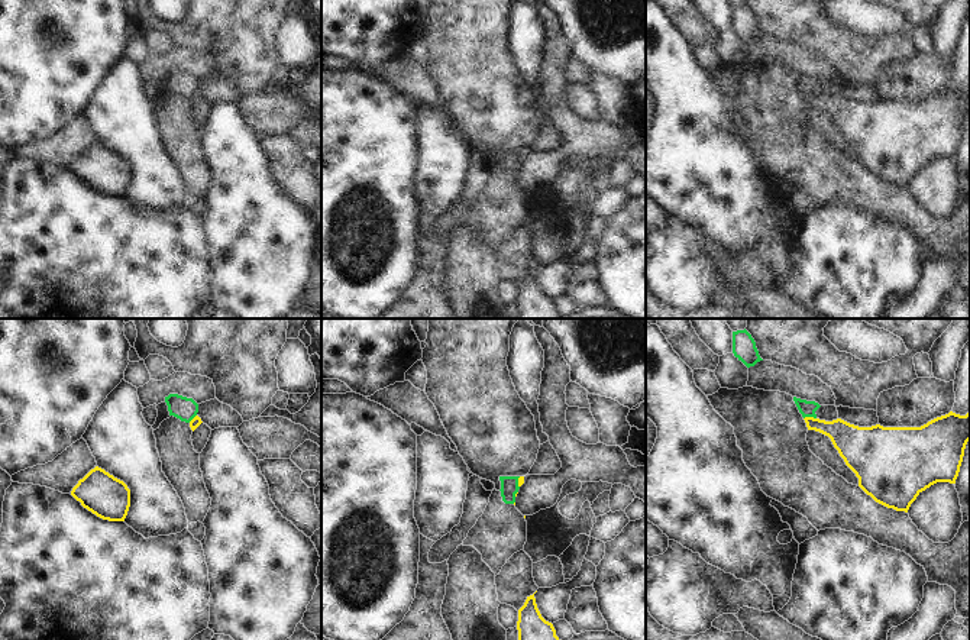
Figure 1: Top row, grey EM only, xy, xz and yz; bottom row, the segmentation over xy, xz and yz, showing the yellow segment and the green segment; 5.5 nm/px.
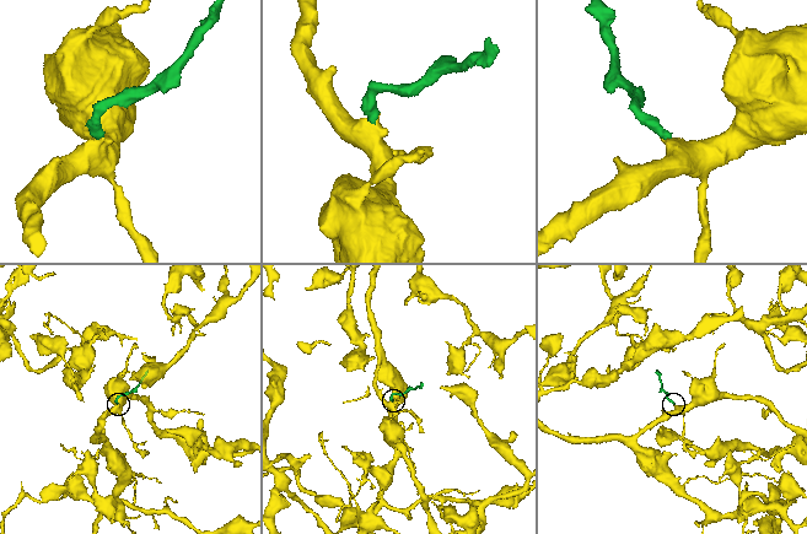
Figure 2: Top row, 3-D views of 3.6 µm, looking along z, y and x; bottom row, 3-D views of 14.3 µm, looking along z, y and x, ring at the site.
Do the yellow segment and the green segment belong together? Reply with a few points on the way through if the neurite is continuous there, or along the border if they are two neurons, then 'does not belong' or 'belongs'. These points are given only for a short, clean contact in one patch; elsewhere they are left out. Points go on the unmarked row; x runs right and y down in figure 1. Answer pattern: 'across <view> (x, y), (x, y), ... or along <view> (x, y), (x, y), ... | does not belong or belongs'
along yz (815, 93), (804, 94) | does not belong

